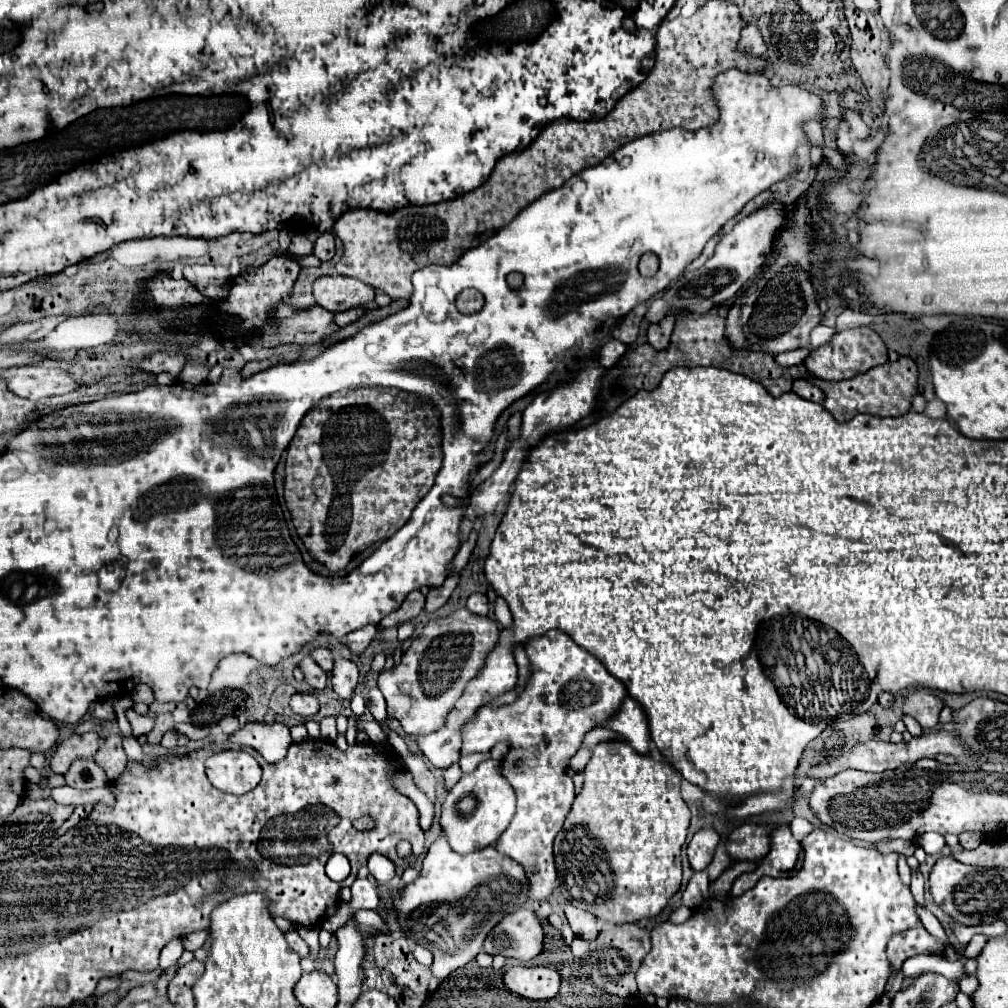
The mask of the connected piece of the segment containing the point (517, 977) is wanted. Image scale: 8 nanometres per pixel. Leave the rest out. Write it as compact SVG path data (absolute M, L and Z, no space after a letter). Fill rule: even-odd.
M511 967L505 973L509 991L527 999L551 999L559 993L557 971L551 967Z

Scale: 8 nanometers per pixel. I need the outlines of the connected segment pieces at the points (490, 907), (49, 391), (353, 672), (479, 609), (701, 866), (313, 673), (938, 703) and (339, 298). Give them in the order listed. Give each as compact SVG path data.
M441 835L429 847L419 877L403 889L393 891L391 897L397 909L401 931L407 933L407 939L415 943L419 943L419 939L431 939L431 953L435 957L433 975L443 981L449 977L449 973L453 973L459 967L465 967L471 959L477 957L485 937L505 915L517 911L521 905L527 903L527 879L521 867L517 867L513 859L501 855L495 847L485 847L469 855L457 855L455 851L451 851L445 835Z
M43 365L11 367L3 371L1 377L15 395L31 399L33 403L37 403L43 397L71 393L79 387L79 383L67 371Z
M335 655L335 669L331 673L331 687L341 699L351 699L359 685L359 669L353 661Z
M475 593L467 599L467 609L477 613L477 615L487 615L489 613L489 601L487 601L487 595L483 593Z
M701 829L695 833L695 837L691 839L689 847L687 847L687 855L689 855L689 863L693 871L705 871L707 865L711 863L715 849L719 843L719 835L713 829Z
M305 657L299 665L305 673L305 681L313 687L313 689L325 689L327 687L327 673L311 659L311 657Z
M915 689L905 697L903 711L905 715L911 715L913 719L919 721L923 729L933 729L939 725L939 713L943 709L943 701L935 697L927 689Z
M319 277L313 283L313 297L317 305L327 311L347 311L353 307L363 307L375 299L373 287L353 277Z

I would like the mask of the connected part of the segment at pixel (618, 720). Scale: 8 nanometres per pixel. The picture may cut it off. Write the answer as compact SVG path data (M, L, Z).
M627 697L623 701L621 711L615 715L615 719L605 721L603 727L609 727L609 729L617 731L619 735L623 735L635 751L641 751L641 755L651 753L647 715L645 715L643 707L639 703L635 703L633 697Z

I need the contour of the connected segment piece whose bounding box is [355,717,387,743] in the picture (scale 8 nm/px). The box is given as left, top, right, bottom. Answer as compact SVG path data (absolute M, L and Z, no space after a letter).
M357 717L355 729L357 729L357 731L365 731L371 743L383 743L383 741L387 739L385 733L383 733L383 729L381 729L381 725L379 725L377 721L365 721L365 719Z

